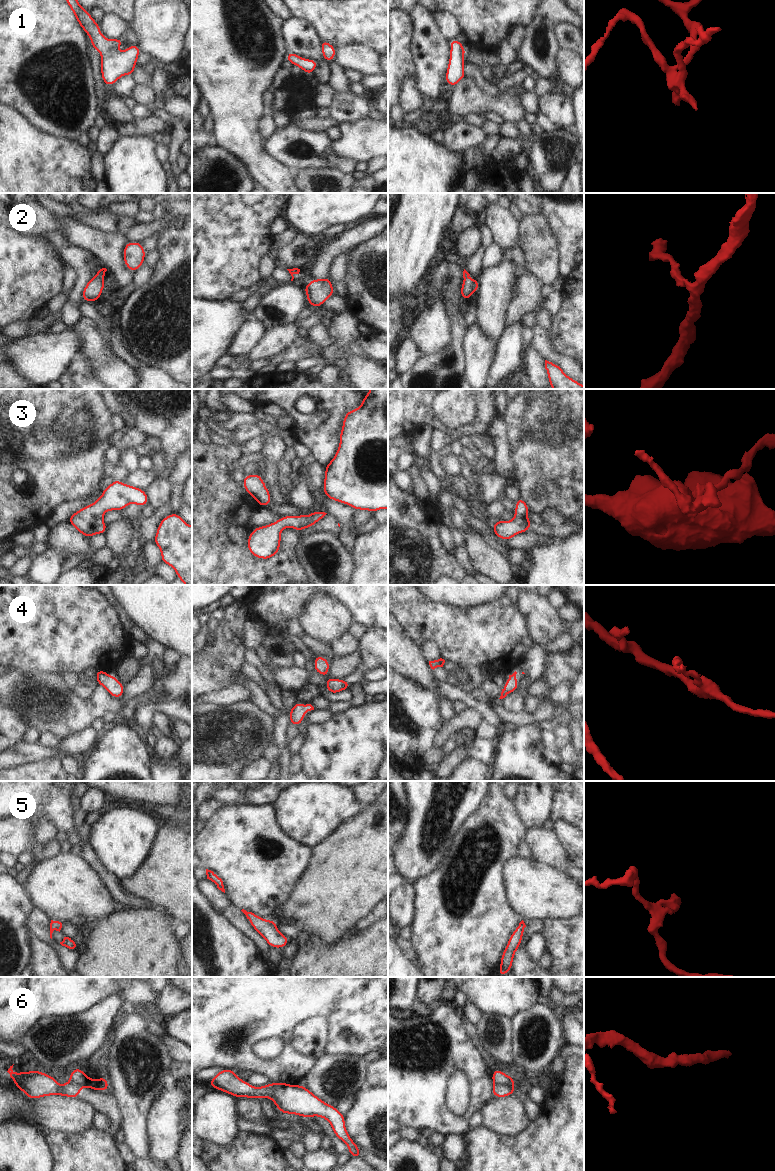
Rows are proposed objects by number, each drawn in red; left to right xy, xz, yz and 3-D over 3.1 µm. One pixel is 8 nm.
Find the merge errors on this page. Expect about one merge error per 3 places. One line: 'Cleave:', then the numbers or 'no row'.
Cleave: 6

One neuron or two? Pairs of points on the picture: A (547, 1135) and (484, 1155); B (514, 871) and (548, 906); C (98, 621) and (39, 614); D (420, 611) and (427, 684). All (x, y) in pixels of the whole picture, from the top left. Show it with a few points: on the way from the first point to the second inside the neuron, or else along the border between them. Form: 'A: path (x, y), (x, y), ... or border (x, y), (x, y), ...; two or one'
A: path (531, 1151), (527, 1155), (500, 1155); one
B: path (523, 880), (540, 897); one
C: path (83, 621), (64, 621), (59, 617), (54, 617); one
D: border (404, 630), (421, 646); two

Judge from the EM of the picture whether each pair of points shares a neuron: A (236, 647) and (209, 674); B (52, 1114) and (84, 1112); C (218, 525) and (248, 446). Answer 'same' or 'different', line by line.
A: same
B: same
C: different

